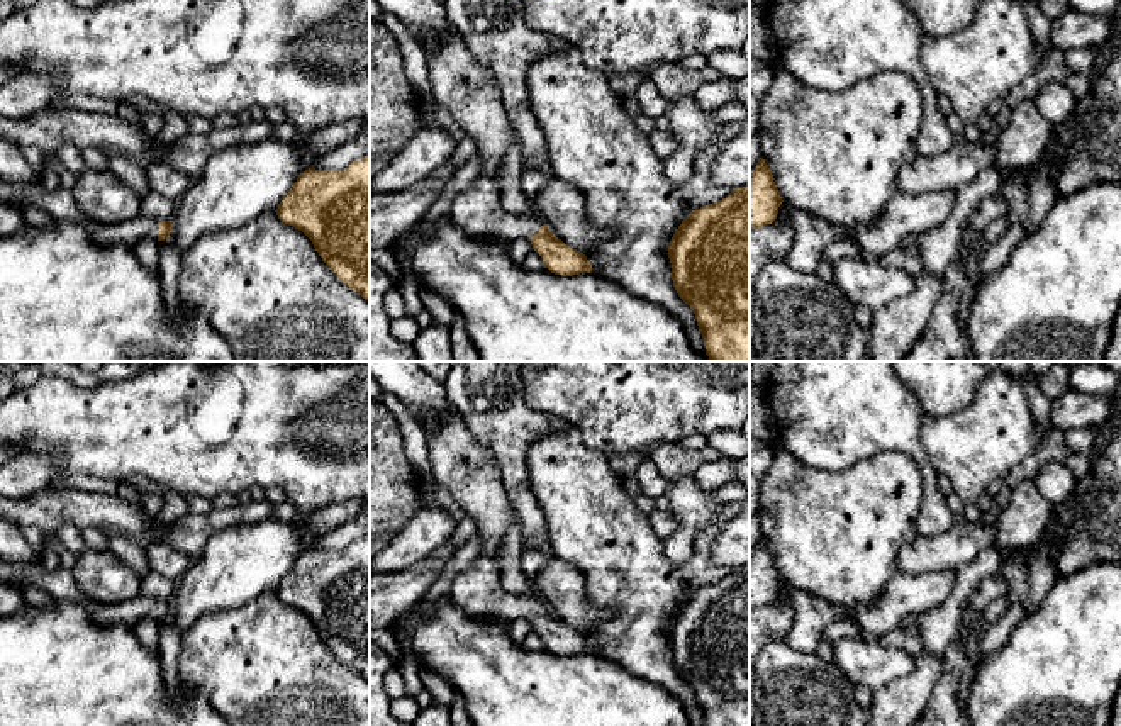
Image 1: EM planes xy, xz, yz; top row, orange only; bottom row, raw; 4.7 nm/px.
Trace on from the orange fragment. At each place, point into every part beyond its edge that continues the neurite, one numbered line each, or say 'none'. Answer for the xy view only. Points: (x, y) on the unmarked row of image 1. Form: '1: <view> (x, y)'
1: xy (60, 584)

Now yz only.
none

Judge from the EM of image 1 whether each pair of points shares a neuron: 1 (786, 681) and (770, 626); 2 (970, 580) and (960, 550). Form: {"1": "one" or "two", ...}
{"1": "two", "2": "two"}

